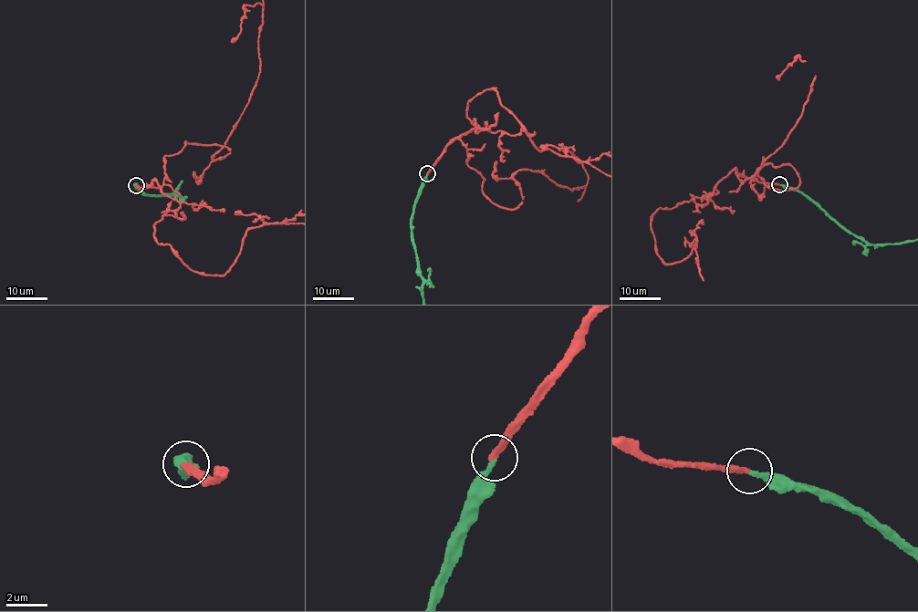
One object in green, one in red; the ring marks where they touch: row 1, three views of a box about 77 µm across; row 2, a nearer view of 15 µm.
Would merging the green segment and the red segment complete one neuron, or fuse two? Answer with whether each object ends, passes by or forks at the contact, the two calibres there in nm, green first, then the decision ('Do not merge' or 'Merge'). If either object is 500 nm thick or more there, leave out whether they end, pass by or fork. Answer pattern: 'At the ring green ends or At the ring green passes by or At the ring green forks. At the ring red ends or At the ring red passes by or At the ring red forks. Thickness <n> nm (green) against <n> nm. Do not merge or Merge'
At the ring green ends. At the ring red ends. Thickness 240 nm (green) against 280 nm. Merge

